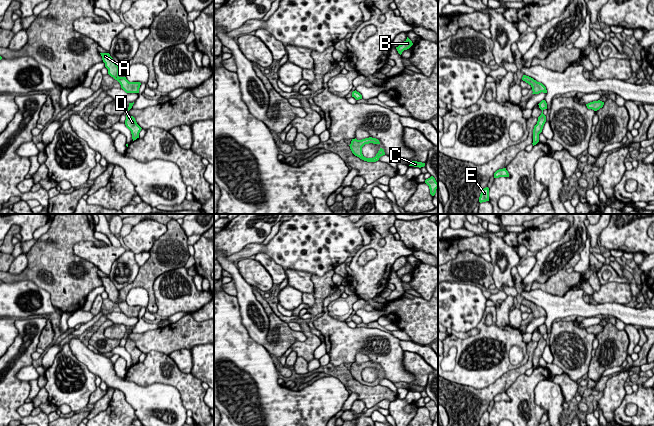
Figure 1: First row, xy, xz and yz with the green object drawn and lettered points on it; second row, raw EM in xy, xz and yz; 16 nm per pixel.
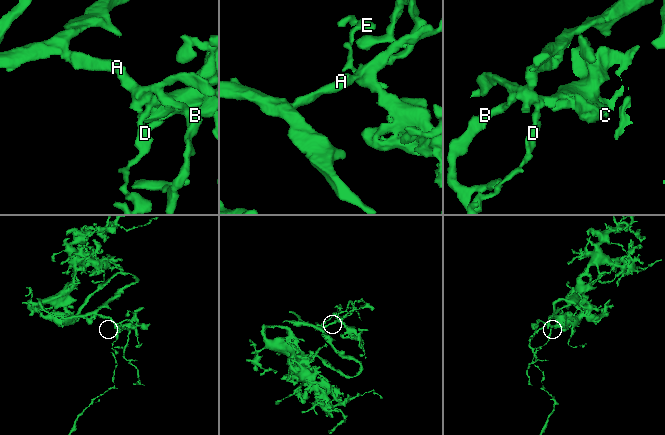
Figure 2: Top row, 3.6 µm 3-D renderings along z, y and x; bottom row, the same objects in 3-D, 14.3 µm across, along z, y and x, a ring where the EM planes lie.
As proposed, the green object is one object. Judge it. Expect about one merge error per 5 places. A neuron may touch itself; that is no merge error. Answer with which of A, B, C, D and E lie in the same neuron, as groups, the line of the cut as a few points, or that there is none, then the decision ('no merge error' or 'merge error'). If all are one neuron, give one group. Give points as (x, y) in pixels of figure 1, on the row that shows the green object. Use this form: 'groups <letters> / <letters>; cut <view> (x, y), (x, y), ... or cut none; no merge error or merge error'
groups A B C D E; cut none; no merge error

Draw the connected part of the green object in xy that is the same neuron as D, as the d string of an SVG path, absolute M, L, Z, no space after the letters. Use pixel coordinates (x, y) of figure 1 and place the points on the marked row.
M129 113L126 115L125 125L131 131L133 141L139 138L139 133L142 128L137 124L135 118Z

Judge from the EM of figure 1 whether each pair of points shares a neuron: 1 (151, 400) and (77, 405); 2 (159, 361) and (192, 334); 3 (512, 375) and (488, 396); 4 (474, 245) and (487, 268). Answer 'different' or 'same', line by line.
1: different
2: different
3: same
4: different

